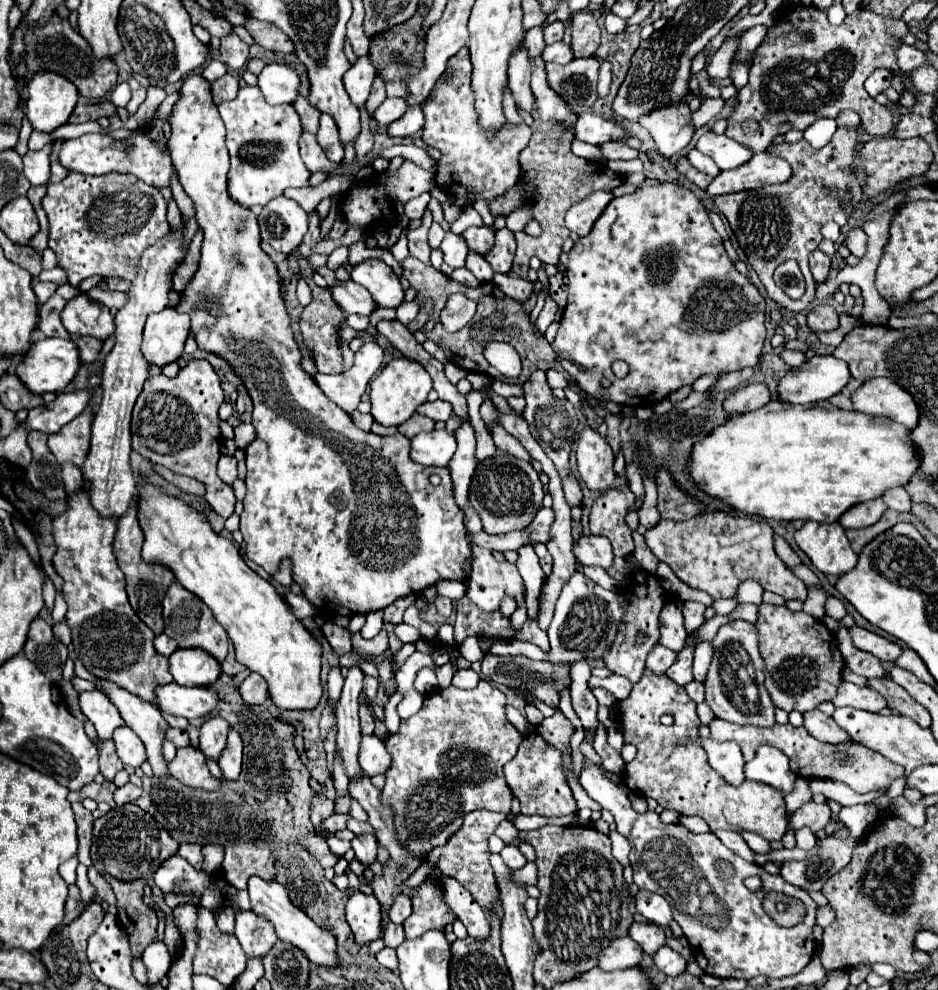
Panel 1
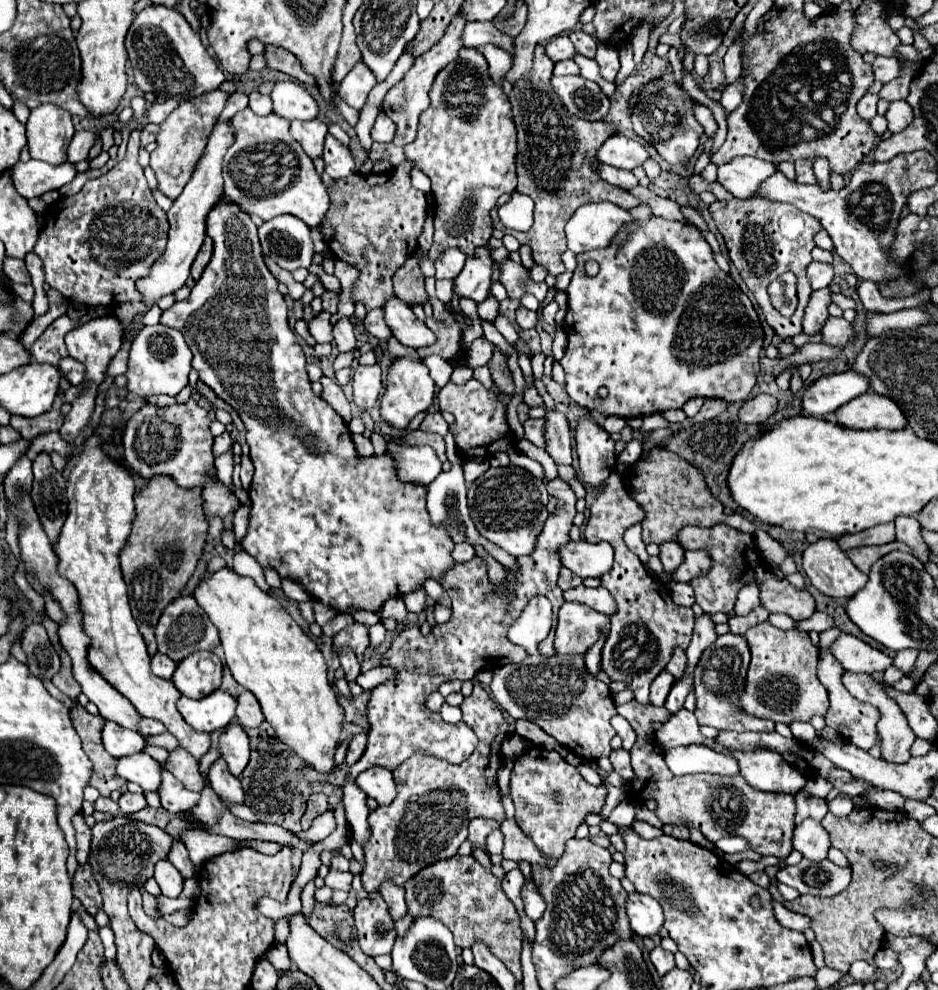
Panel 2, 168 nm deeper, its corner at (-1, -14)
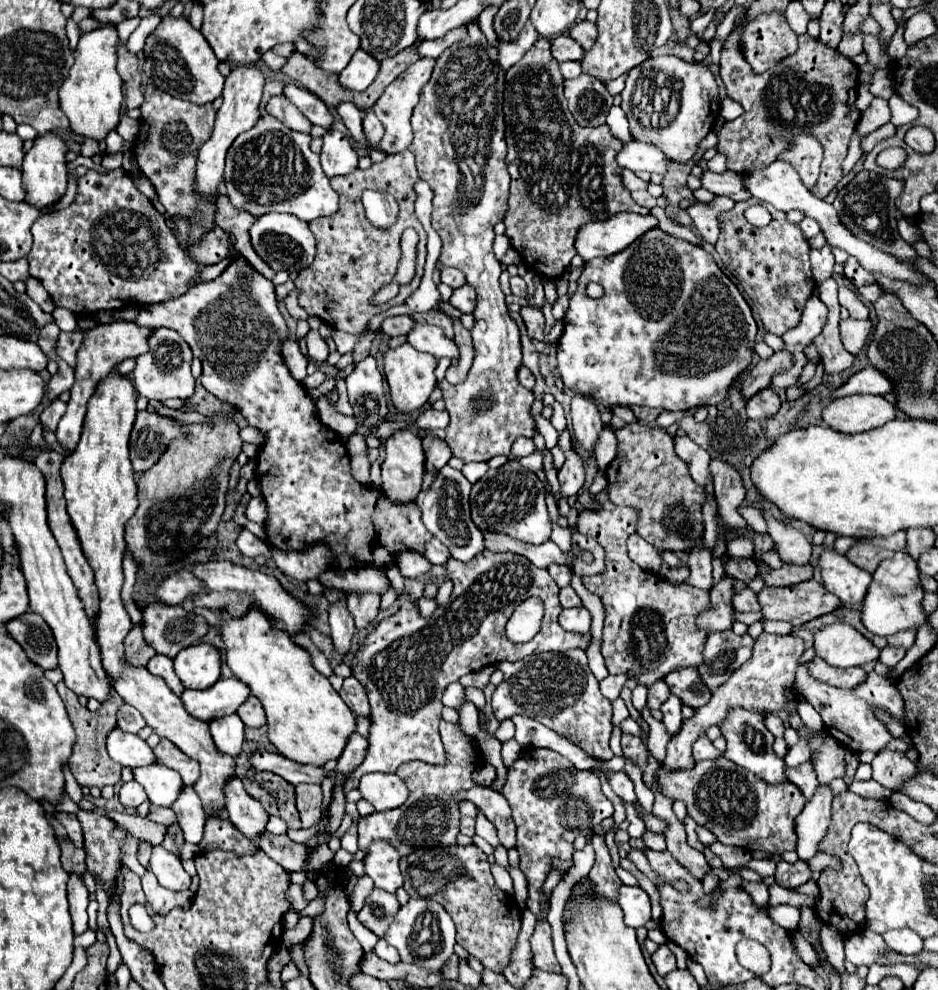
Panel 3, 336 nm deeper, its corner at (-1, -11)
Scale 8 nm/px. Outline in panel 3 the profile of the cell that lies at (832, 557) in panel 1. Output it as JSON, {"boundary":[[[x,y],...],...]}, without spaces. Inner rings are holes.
{"boundary":[[[824,550],[820,556],[822,584],[828,592],[836,594],[842,604],[862,604],[872,574],[854,566],[846,556],[836,554],[834,550]]]}

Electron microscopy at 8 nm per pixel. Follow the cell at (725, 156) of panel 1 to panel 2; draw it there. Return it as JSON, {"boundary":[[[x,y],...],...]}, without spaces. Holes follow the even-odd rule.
{"boundary":[[[738,157],[730,163],[718,165],[718,183],[722,183],[734,197],[750,199],[756,195],[758,185],[776,171],[774,163],[754,157]]]}

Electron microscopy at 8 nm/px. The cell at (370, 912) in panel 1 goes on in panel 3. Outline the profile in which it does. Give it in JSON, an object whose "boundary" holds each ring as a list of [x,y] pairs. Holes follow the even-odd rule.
{"boundary":[[[374,888],[372,894],[366,898],[364,908],[358,914],[358,920],[370,928],[378,938],[382,938],[394,918],[394,914],[398,912],[400,904],[396,900],[396,894],[390,892],[382,892],[380,888]]]}

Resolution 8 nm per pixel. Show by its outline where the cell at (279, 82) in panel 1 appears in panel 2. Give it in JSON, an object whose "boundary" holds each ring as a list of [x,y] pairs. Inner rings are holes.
{"boundary":[[[278,81],[272,89],[272,111],[288,121],[294,119],[314,119],[318,115],[318,105],[312,95],[296,81]]]}

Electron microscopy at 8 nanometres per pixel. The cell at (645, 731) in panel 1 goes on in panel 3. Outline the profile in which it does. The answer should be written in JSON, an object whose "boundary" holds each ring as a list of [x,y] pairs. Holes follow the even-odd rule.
{"boundary":[[[718,756],[718,760],[696,762],[690,770],[660,772],[660,788],[668,798],[686,802],[688,814],[706,826],[718,842],[744,848],[782,854],[796,850],[794,820],[804,808],[804,796],[788,780],[782,784],[766,784],[762,778],[738,768],[738,764]]]}

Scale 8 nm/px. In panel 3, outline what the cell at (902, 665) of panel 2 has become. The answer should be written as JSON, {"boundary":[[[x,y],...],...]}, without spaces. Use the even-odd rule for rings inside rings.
{"boundary":[[[914,628],[912,630],[906,630],[906,632],[896,632],[894,636],[888,636],[888,644],[902,646],[906,650],[914,644],[914,640],[916,640],[916,630]]]}

